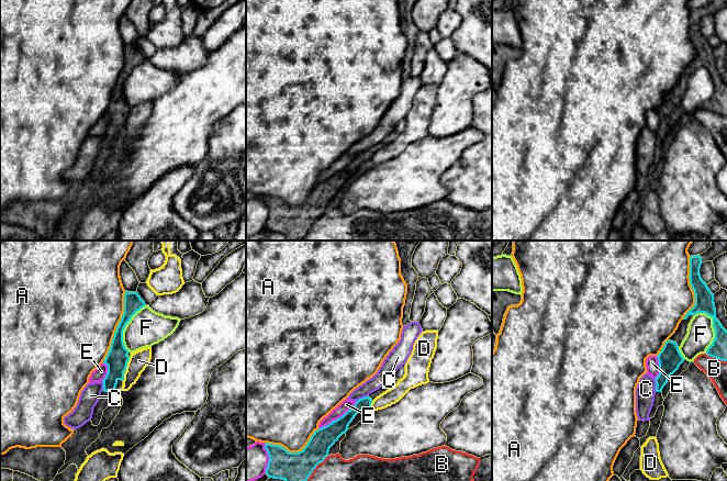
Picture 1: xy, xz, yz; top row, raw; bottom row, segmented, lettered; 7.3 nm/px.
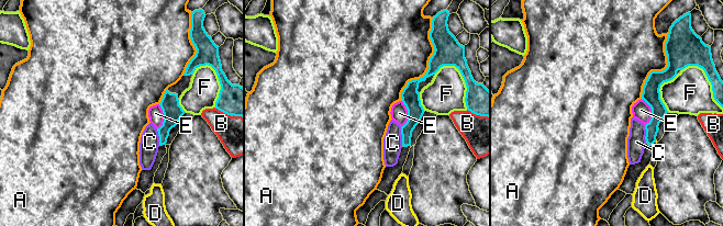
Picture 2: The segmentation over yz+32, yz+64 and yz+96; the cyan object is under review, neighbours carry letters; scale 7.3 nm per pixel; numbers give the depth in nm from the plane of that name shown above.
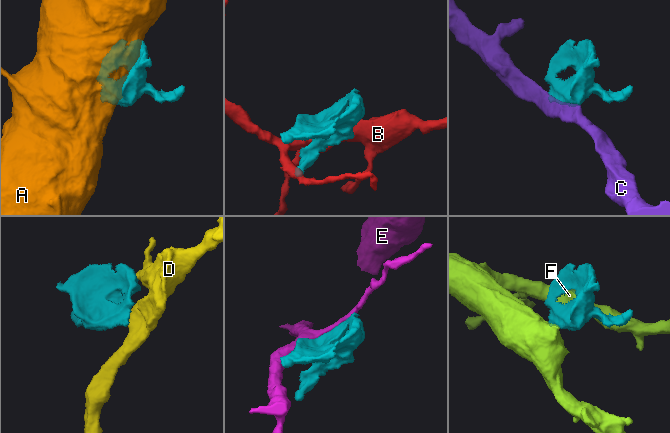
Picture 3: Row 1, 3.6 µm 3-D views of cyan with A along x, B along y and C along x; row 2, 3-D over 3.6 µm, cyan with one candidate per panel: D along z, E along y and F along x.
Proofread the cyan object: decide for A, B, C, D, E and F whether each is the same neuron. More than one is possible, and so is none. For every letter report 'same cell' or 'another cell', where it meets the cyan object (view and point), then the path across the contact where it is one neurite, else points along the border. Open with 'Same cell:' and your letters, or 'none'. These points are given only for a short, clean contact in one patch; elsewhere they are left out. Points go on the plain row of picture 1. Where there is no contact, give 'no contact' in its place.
Same cell: none
A: another cell | xy (118, 80)
B: another cell | yz (716, 112)
C: another cell | yz (656, 137)
D: another cell | xy (126, 118)
E: another cell | xz (337, 172)
F: another cell | yz (714, 82)

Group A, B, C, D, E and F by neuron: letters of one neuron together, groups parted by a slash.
A / B / C / D / E / F

